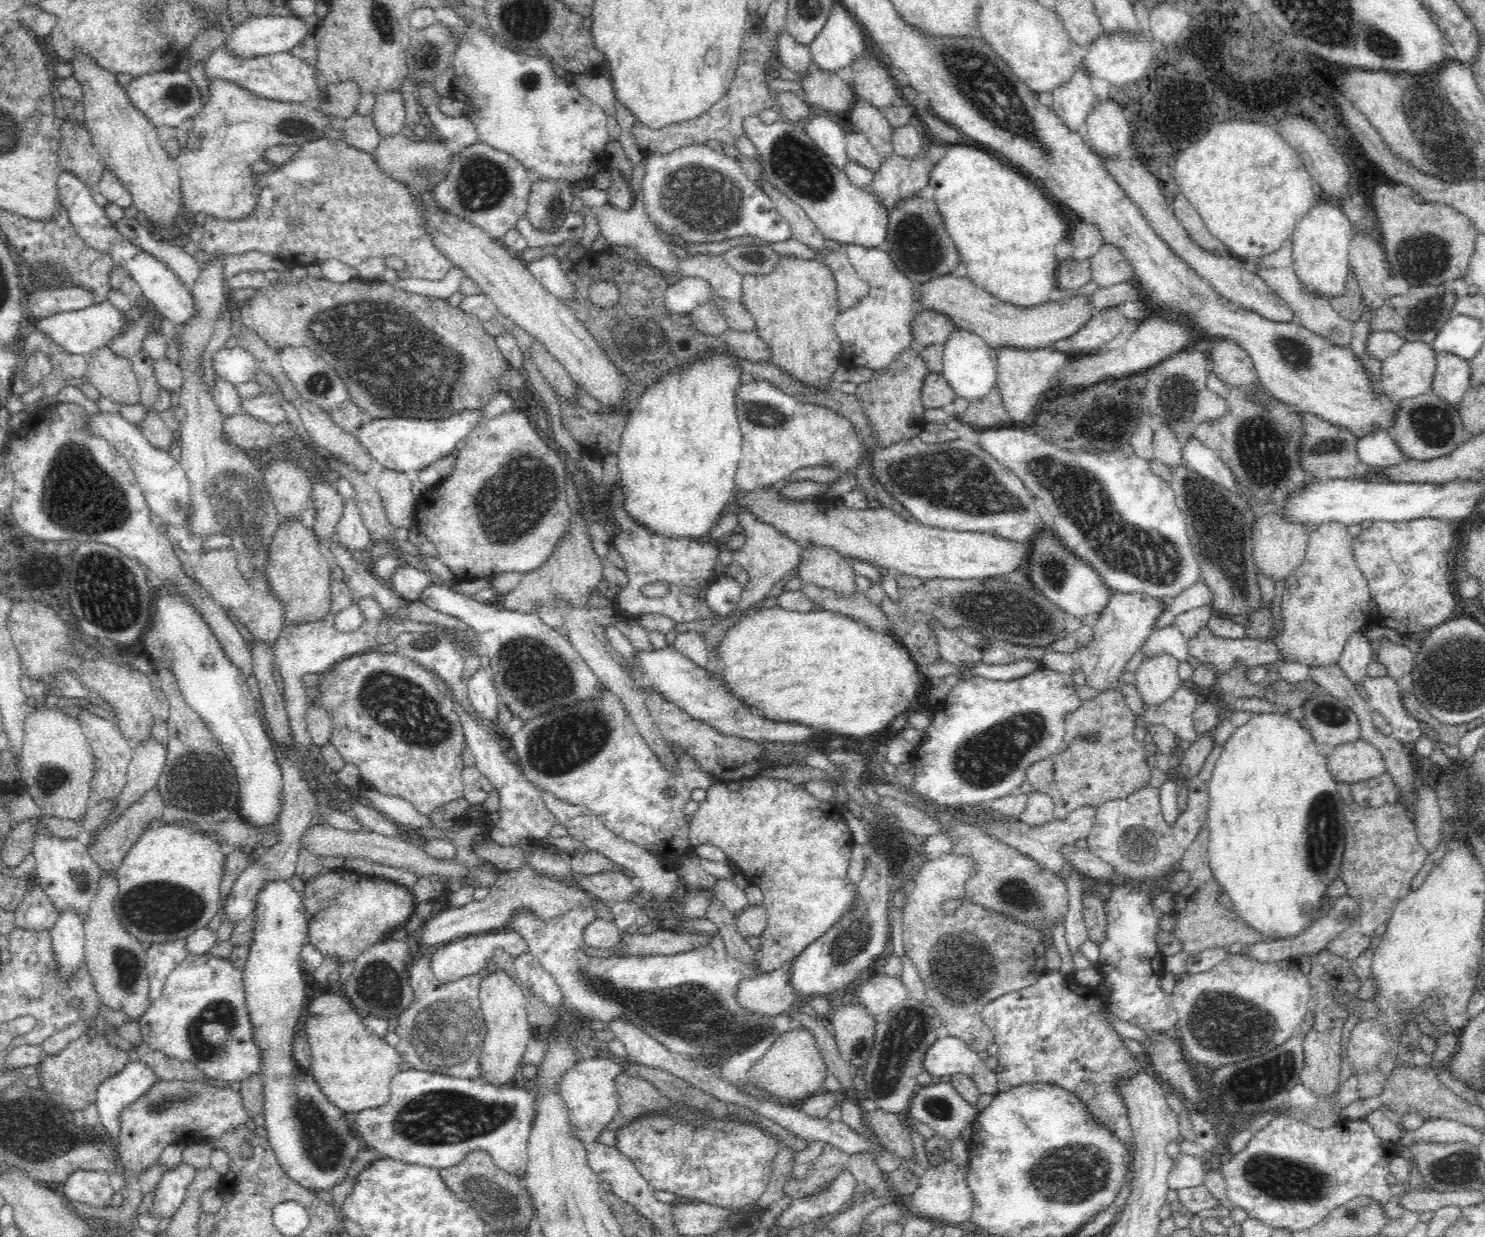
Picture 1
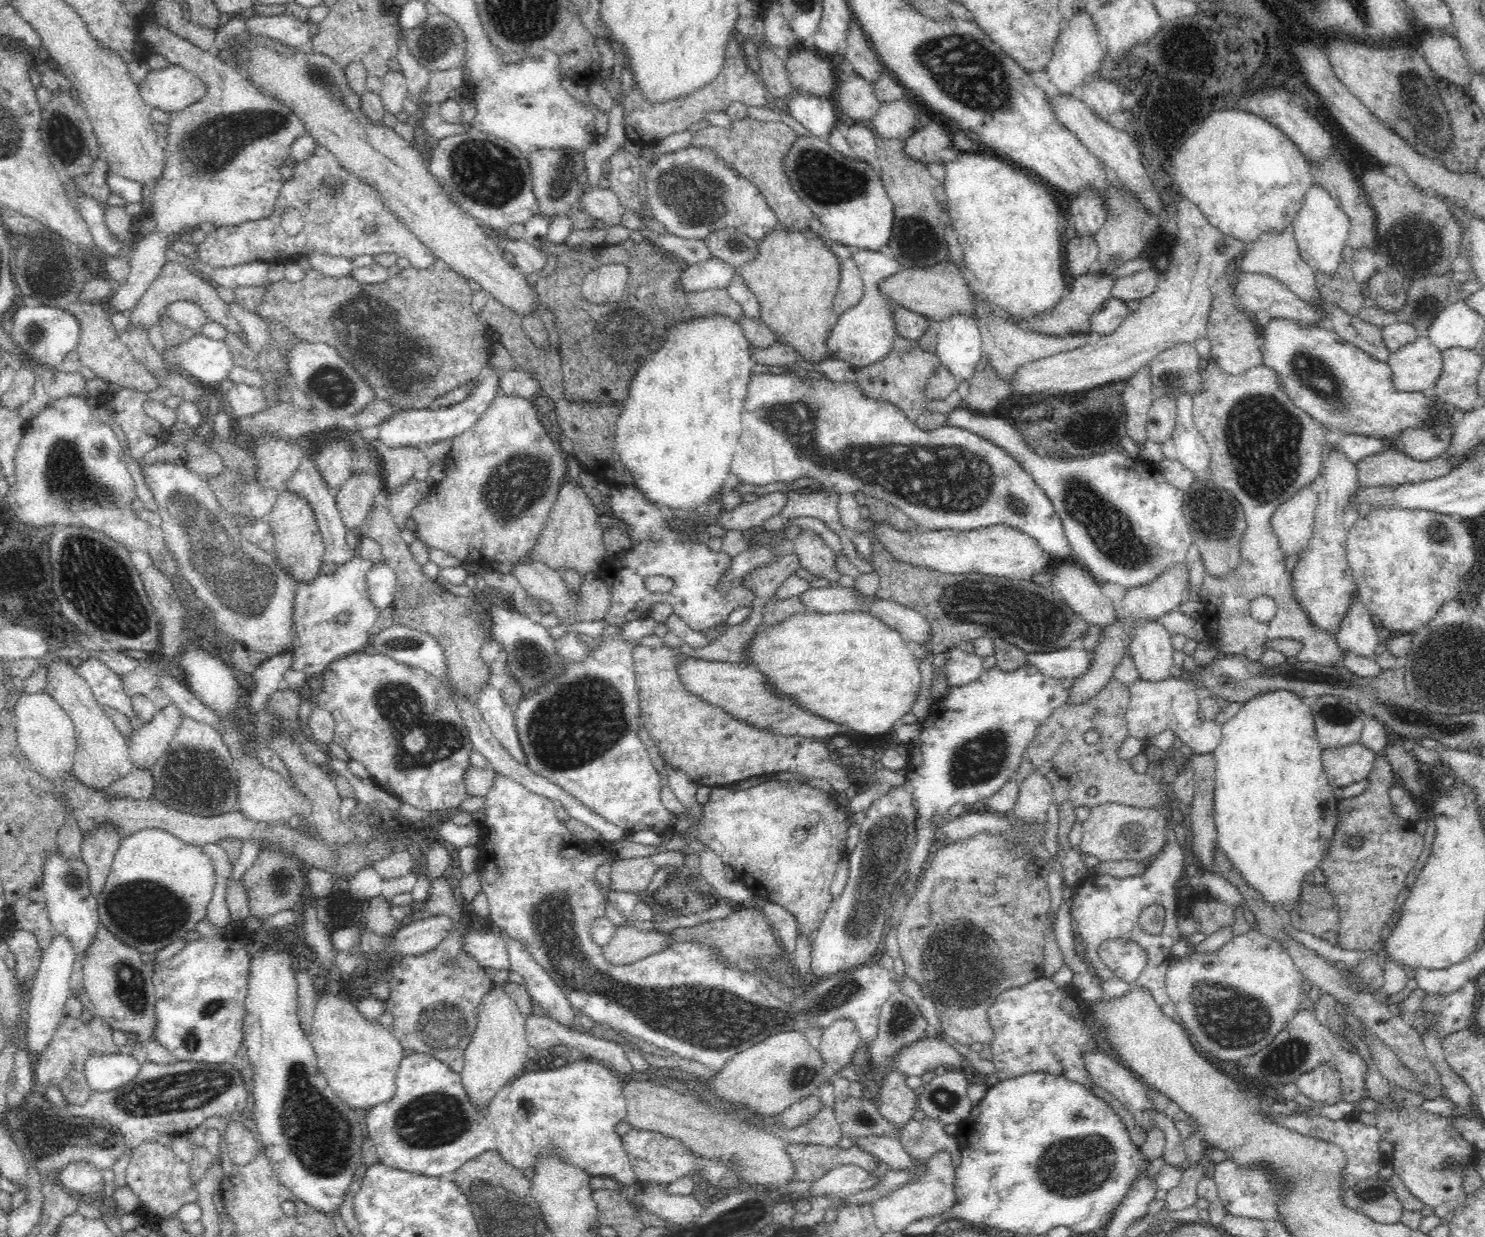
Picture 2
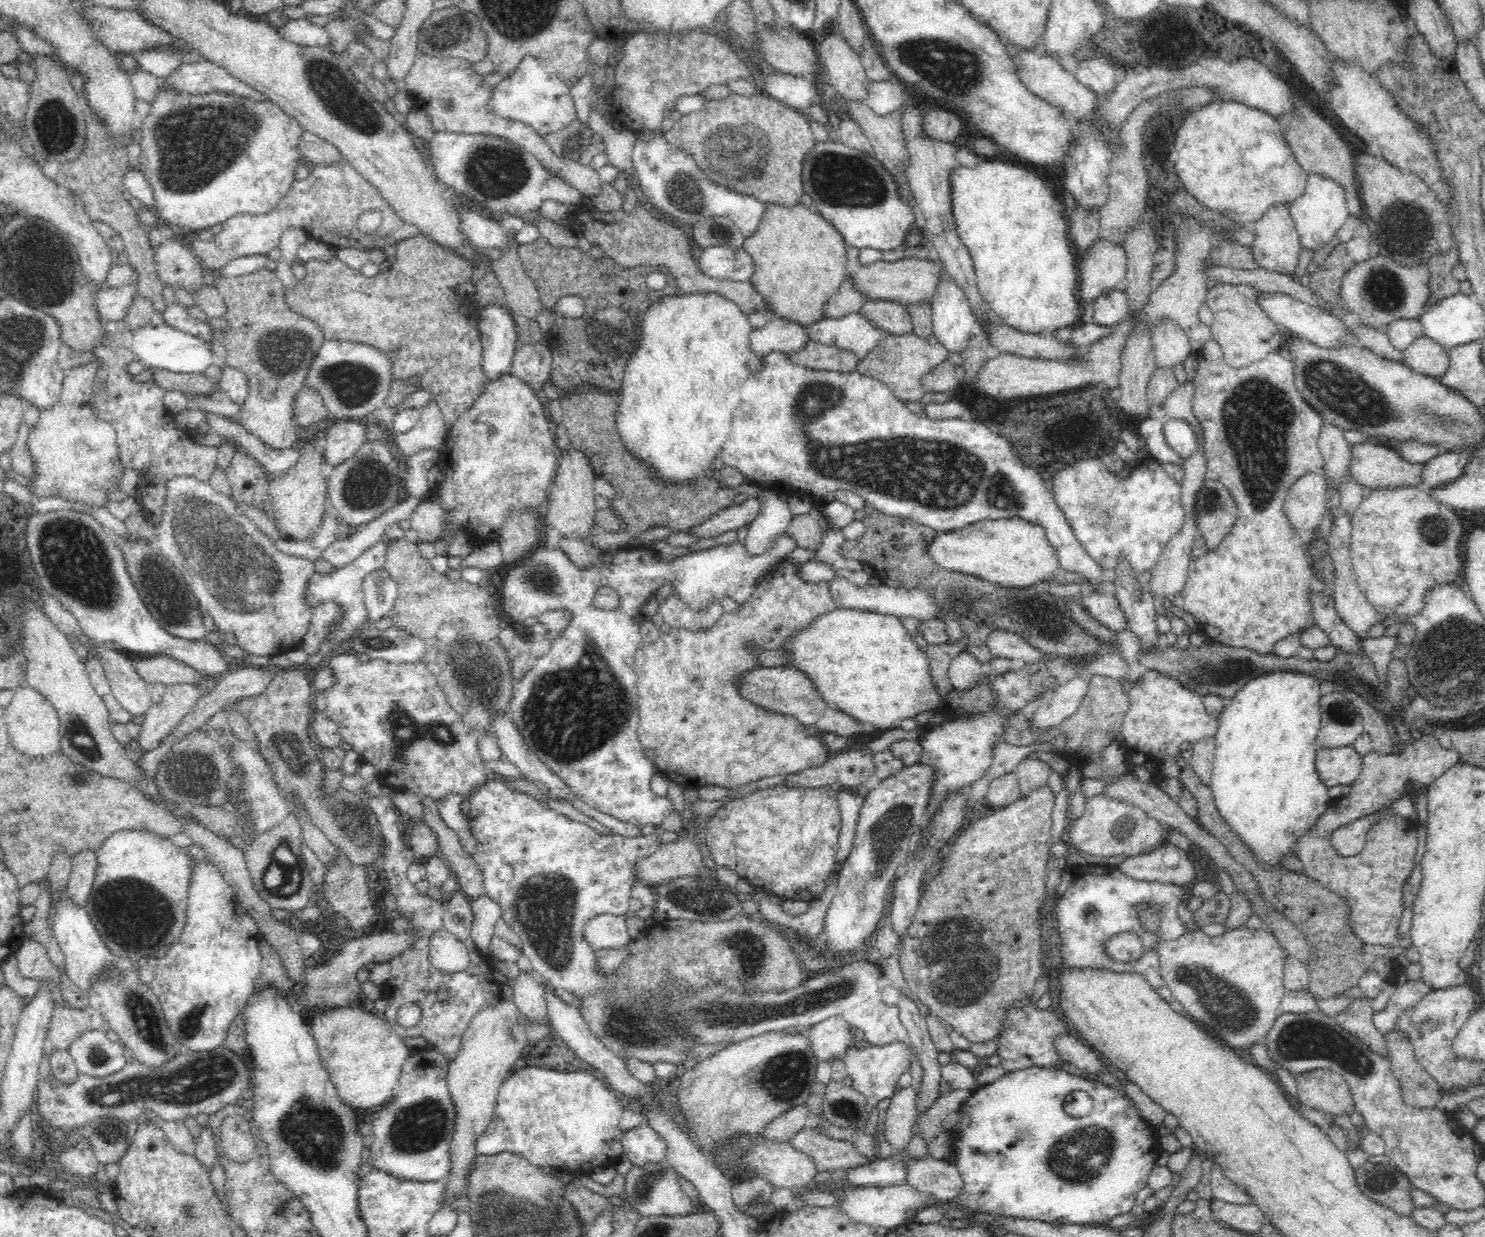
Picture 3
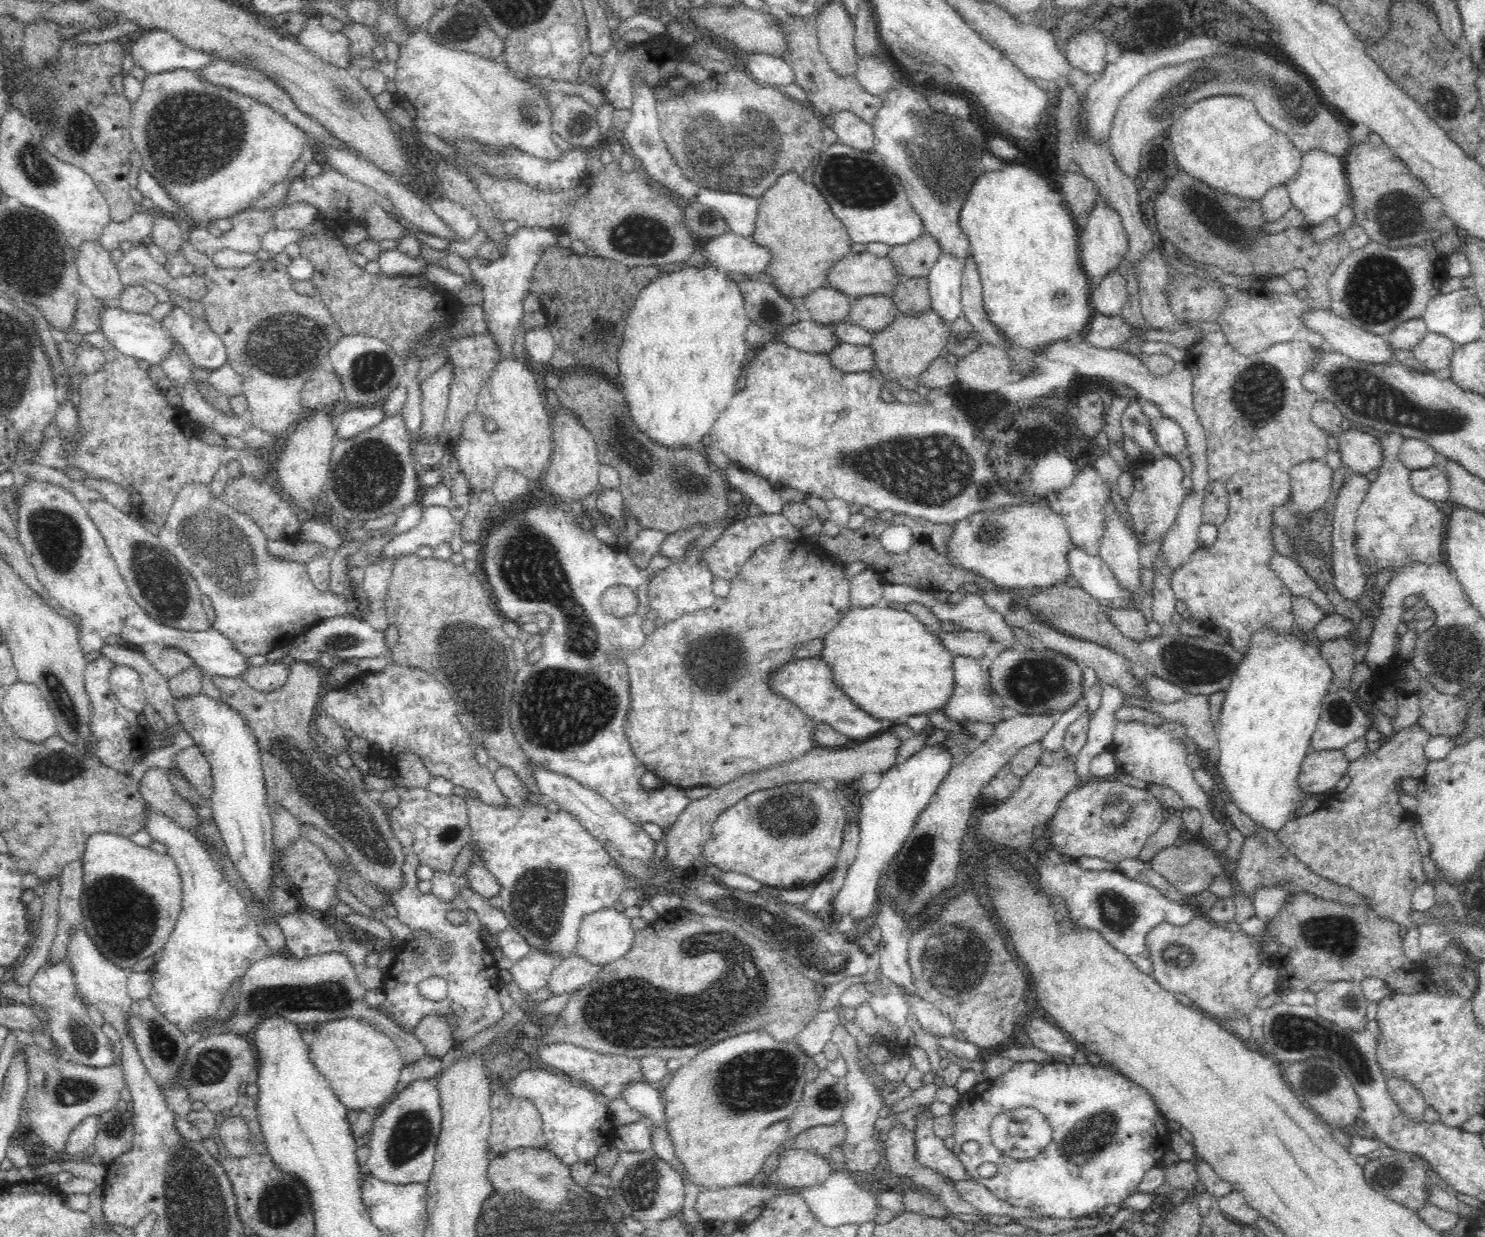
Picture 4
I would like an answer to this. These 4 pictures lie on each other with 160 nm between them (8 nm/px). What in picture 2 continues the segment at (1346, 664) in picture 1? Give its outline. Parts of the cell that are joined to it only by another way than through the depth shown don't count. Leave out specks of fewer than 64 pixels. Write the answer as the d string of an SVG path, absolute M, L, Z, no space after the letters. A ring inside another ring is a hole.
M1354 596L1336 634L1337 645L1341 652L1351 652L1358 656L1376 659L1374 650L1380 639L1371 615L1360 596Z

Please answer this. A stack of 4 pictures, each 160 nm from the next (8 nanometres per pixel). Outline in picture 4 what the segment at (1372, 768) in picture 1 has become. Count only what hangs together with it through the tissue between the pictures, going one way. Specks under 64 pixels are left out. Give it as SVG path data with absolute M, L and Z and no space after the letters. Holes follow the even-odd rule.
M1342 749L1310 751L1302 762L1302 770L1297 778L1299 788L1307 796L1329 793L1341 779L1349 775L1350 764Z

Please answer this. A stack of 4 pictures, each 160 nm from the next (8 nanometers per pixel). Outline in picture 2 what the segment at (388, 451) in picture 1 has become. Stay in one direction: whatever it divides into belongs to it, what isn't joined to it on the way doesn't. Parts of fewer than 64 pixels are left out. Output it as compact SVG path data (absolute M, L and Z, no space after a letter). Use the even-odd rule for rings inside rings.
M489 364L486 365L476 378L474 388L464 400L447 407L422 408L422 410L406 410L406 412L396 411L381 422L377 440L390 448L415 446L421 450L426 444L452 439L454 436L470 430L499 392L500 377L503 372L491 368Z

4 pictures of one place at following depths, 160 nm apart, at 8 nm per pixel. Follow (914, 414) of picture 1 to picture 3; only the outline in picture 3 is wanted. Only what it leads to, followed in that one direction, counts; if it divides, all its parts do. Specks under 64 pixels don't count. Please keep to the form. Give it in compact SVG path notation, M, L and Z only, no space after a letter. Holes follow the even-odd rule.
M886 334L882 340L862 358L858 365L858 374L878 380L893 392L893 395L902 402L921 402L926 391L921 384L922 378L931 372L944 360L951 359L951 355L940 344L935 336L920 338L918 334Z

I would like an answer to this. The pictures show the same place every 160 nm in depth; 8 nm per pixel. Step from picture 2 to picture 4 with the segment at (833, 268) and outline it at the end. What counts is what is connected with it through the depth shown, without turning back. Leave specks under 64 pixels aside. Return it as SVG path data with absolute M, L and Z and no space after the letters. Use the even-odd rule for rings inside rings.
M792 170L779 176L758 202L757 221L750 238L772 253L772 262L764 272L769 283L786 299L804 299L814 290L826 287L830 270L852 254L852 243L848 230L834 216L821 191Z

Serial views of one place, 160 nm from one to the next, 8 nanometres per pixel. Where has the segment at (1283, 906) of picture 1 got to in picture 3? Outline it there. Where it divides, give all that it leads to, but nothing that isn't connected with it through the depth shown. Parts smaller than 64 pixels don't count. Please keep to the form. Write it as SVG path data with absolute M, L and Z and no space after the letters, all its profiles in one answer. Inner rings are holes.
M1272 670L1268 674L1256 674L1244 686L1240 686L1232 698L1225 700L1224 709L1219 716L1220 724L1217 736L1215 737L1216 751L1213 763L1213 774L1209 786L1212 788L1212 793L1214 794L1216 808L1227 825L1227 828L1233 830L1235 836L1241 838L1242 842L1246 842L1246 847L1252 850L1252 853L1256 855L1256 861L1266 870L1270 870L1270 868L1282 868L1283 861L1287 857L1295 856L1293 847L1316 824L1318 818L1326 812L1329 805L1328 802L1331 799L1328 787L1321 782L1316 771L1317 739L1321 728L1321 713L1319 708L1321 696L1320 682L1312 674L1294 672L1293 670Z

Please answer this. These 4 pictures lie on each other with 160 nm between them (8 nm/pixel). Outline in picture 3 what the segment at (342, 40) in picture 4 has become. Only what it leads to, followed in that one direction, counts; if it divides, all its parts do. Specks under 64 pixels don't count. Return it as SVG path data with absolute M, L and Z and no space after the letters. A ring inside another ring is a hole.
M290 19L277 29L282 38L301 46L320 48L330 46L325 27L310 23L307 19Z

